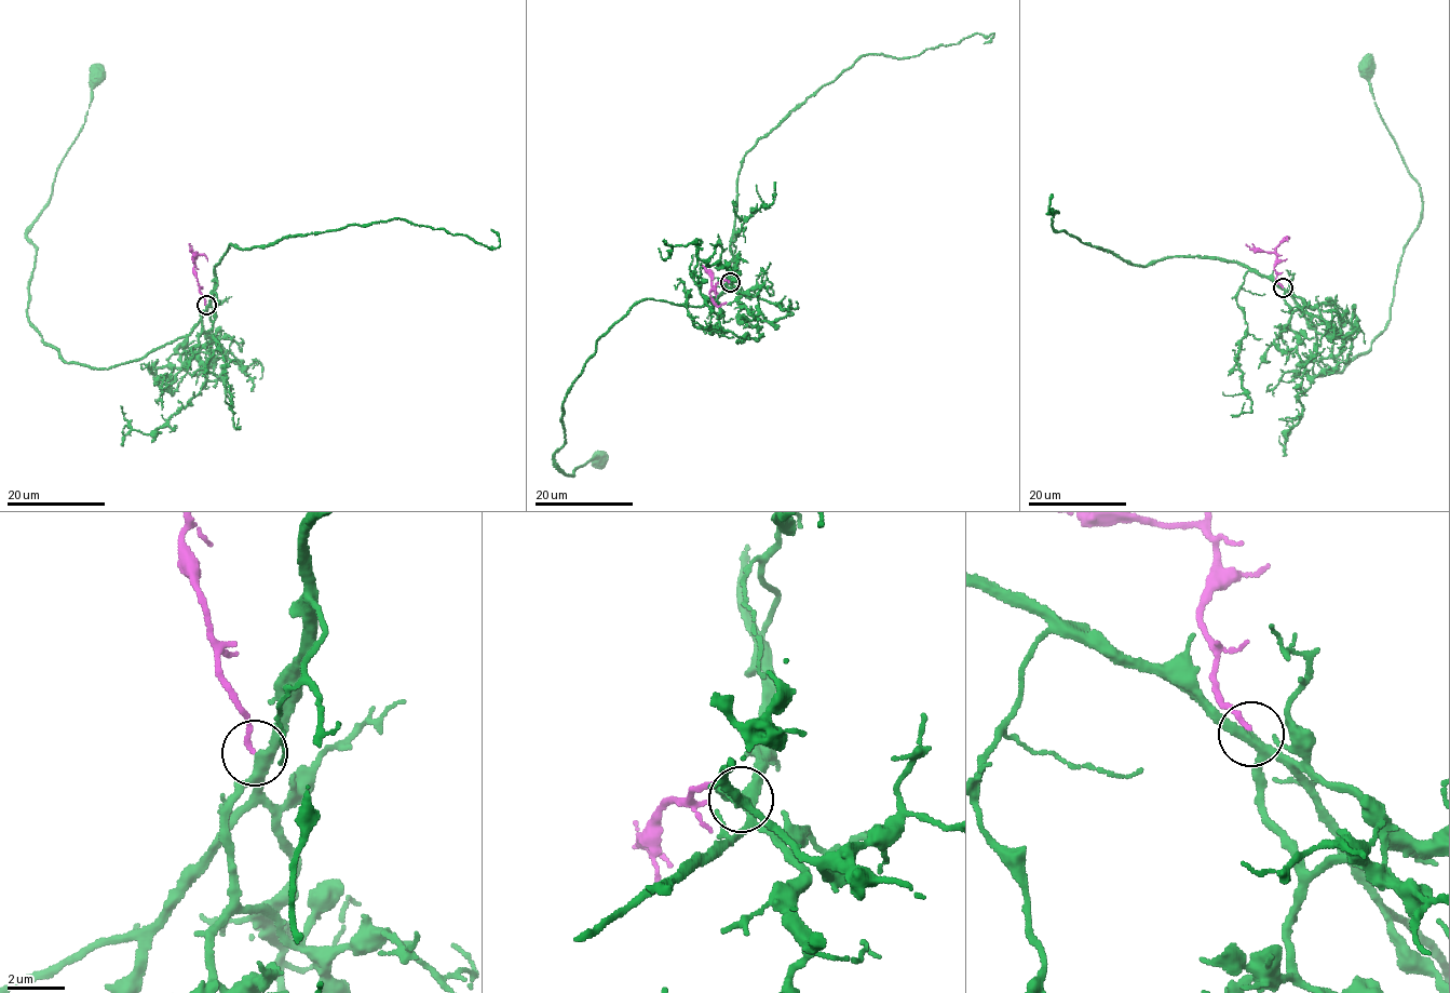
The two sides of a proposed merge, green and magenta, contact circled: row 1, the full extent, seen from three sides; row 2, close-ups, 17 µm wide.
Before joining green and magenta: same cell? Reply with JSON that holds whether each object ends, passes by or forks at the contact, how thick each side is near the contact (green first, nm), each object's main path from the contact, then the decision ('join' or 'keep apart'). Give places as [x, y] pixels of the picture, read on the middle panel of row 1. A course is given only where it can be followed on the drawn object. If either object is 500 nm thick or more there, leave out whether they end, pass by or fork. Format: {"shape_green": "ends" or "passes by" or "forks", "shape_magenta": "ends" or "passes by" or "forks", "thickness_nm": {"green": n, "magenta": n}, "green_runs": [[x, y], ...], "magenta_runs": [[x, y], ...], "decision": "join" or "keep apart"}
{"shape_green": "forks", "shape_magenta": "ends", "thickness_nm": {"green": 320, "magenta": 170}, "green_runs": [[730, 281], [701, 306], [639, 300], [600, 338], [565, 397], [564, 441], [554, 460], [572, 477], [600, 458]], "magenta_runs": [[729, 282], [718, 282], [710, 292], [718, 306], [726, 303]], "decision": "join"}

